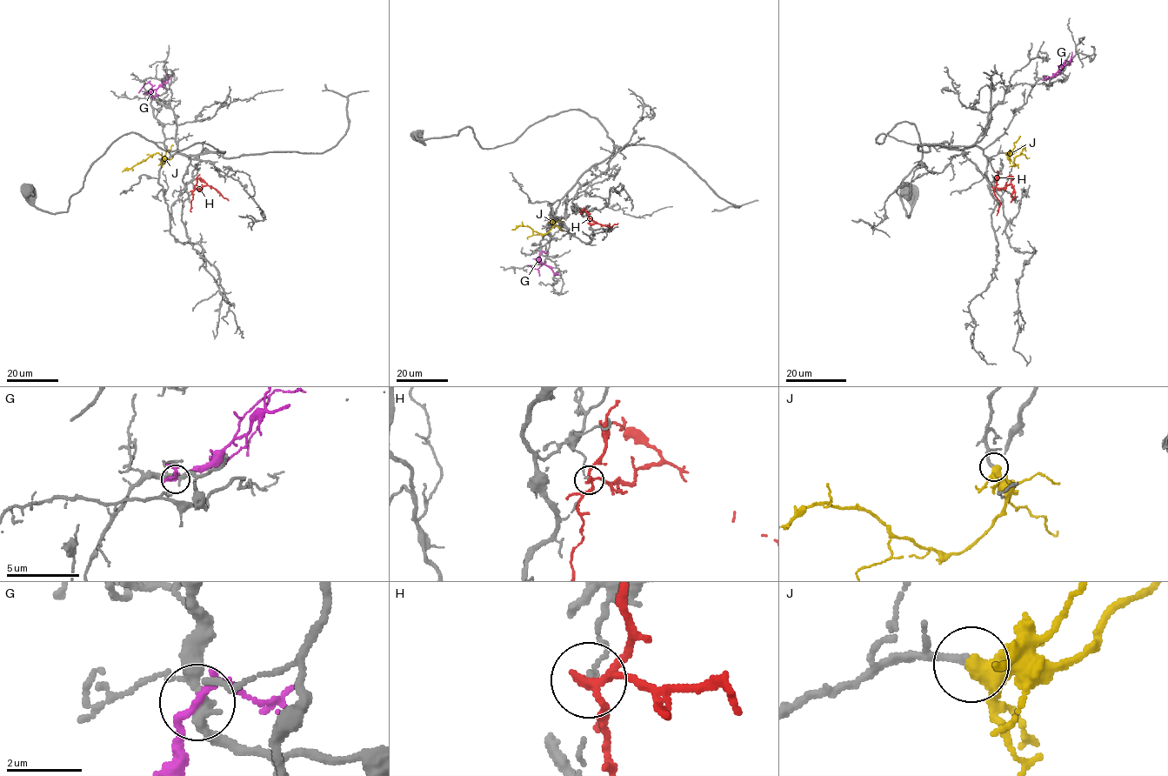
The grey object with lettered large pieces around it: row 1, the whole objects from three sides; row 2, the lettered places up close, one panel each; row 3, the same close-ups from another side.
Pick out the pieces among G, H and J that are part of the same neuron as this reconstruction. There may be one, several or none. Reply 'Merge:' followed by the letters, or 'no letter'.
Merge: J

